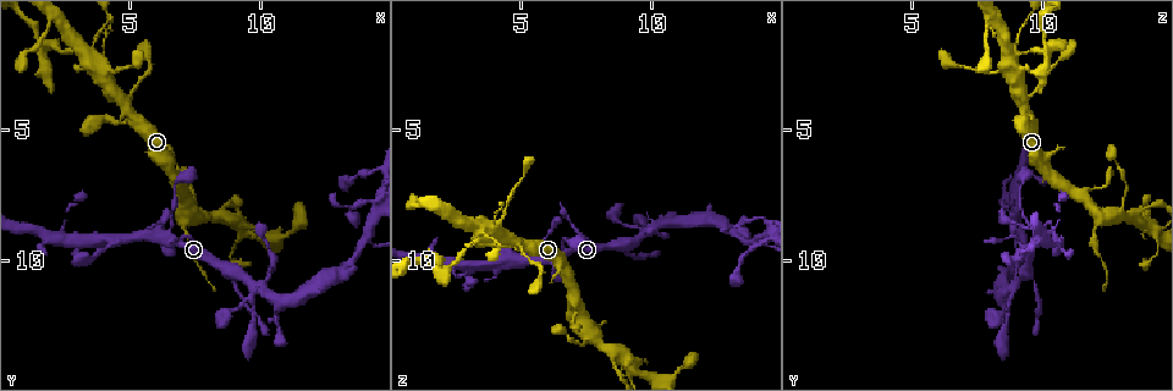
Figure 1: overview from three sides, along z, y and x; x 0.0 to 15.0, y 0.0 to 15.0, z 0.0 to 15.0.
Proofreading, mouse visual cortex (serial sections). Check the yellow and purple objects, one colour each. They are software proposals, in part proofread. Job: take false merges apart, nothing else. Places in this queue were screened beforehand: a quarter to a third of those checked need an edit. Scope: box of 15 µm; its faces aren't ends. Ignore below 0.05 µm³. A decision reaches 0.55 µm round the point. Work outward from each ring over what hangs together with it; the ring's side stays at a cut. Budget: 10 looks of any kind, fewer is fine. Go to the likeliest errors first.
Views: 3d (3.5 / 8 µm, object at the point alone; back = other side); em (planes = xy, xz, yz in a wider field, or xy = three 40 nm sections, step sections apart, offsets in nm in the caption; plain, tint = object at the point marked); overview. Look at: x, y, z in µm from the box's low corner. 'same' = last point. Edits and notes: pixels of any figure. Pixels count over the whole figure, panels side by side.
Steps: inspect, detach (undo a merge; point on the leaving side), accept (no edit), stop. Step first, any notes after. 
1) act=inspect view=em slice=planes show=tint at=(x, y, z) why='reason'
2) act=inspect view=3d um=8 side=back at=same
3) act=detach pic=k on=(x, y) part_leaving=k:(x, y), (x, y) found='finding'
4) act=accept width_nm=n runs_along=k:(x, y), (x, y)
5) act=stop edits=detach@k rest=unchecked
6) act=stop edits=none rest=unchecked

act=inspect view=3d um=3.5 at=(3.4, 2.2, 8.8) why='a narrow waist'

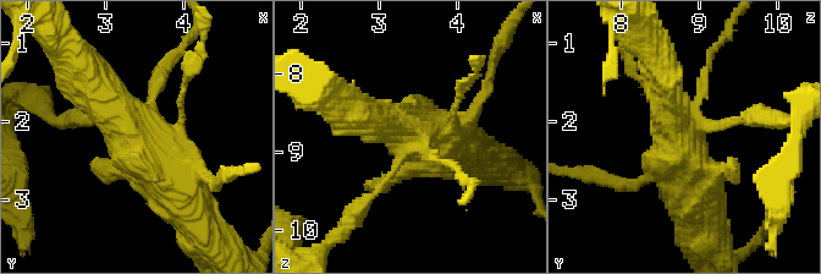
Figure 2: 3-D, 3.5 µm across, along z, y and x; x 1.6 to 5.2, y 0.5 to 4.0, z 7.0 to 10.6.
act=inspect view=em slice=xy step=5 show=tint at=(3.45, 2.20, 8.80) why='need the tissue'

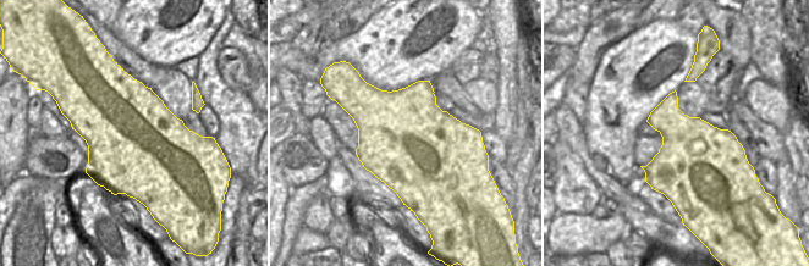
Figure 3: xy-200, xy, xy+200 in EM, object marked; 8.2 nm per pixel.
act=inspect view=em slice=xy step=3 show=tint at=same

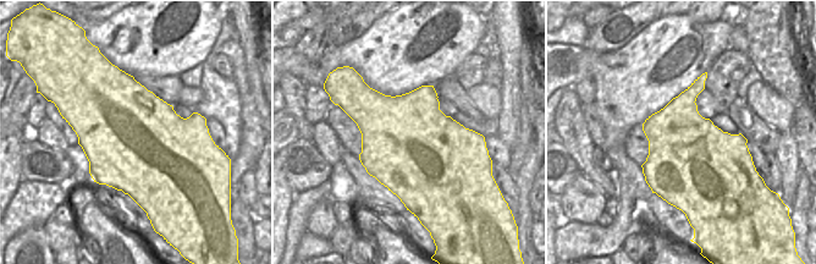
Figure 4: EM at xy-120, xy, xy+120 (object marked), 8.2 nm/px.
act=accept width_nm=800 runs_along=2:(199, 222), (147, 143), (102, 98) found='continuous, no second cell'

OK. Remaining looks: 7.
act=inspect view=em slice=xy step=1 show=tint at=(9.7, 10.7, 9.1) why='sharp bend'

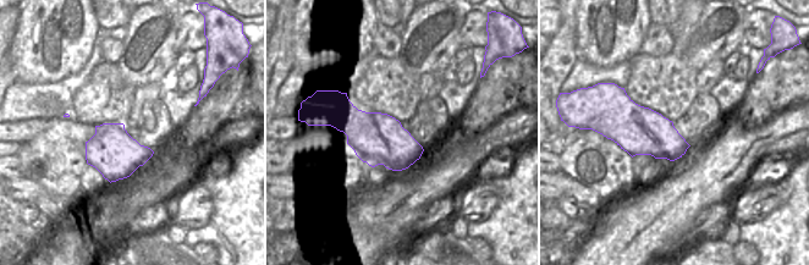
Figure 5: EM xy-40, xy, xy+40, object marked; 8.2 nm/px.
act=inspect view=3d um=3.5 at=same why='wider look'

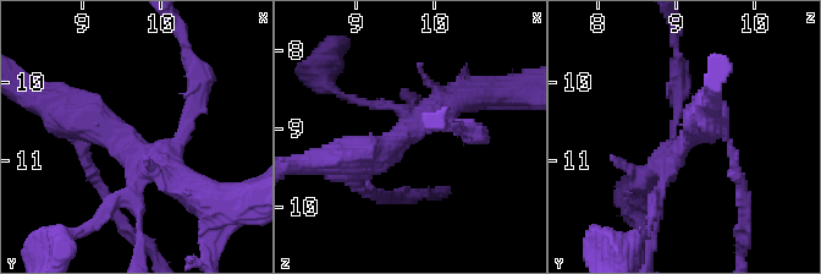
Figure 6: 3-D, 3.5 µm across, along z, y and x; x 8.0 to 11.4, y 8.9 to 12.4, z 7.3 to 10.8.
act=accept width_nm=420 runs_along=6:(66, 113), (119, 131), (194, 191) found='all the same cell'

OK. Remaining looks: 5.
act=inspect view=3d um=8 at=(13.4, 8.1, 8.7) why='abrupt turn'

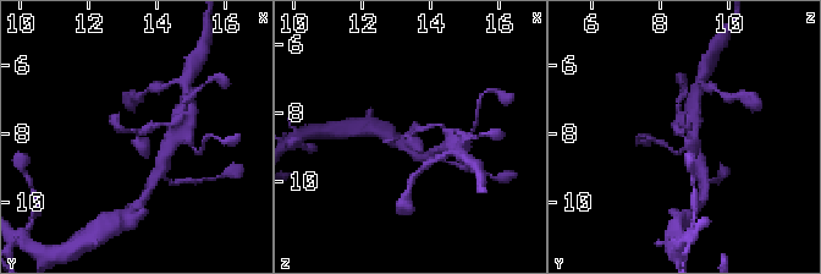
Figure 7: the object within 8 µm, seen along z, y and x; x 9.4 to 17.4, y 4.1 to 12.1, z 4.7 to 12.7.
act=inspect view=em slice=planes show=tint at=(13.4, 8.2, 8.8)

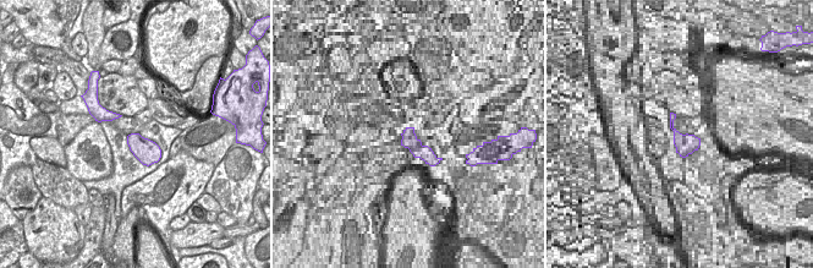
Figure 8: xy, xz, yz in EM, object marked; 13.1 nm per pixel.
act=accept width_nm=320 runs_along=7:(673, 125), (687, 141), (693, 159) found='all the same cell'

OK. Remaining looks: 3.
act=inspect view=3d um=3.5 at=(5.7, 9.0, 9.9) why='four arms meet'

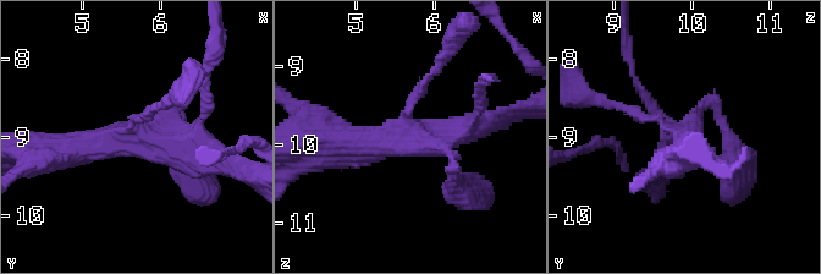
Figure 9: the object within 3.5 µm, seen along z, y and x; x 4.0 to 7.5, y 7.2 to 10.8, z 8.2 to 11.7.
act=inspect view=em slice=xy step=2 show=tint at=(5.70, 9.00, 9.95) arms=4 arm_widths_nm=150,150,350,400

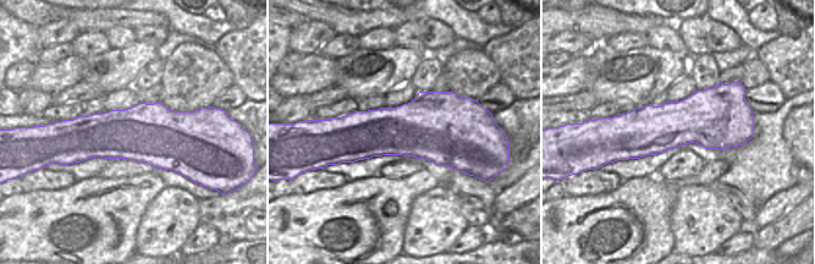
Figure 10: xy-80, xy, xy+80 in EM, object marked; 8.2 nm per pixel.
act=accept runs_along=9:(488, 121), (435, 137), (330, 143) found='continuous, no second cell'

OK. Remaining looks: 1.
act=stop edits=none rest=unchecked

